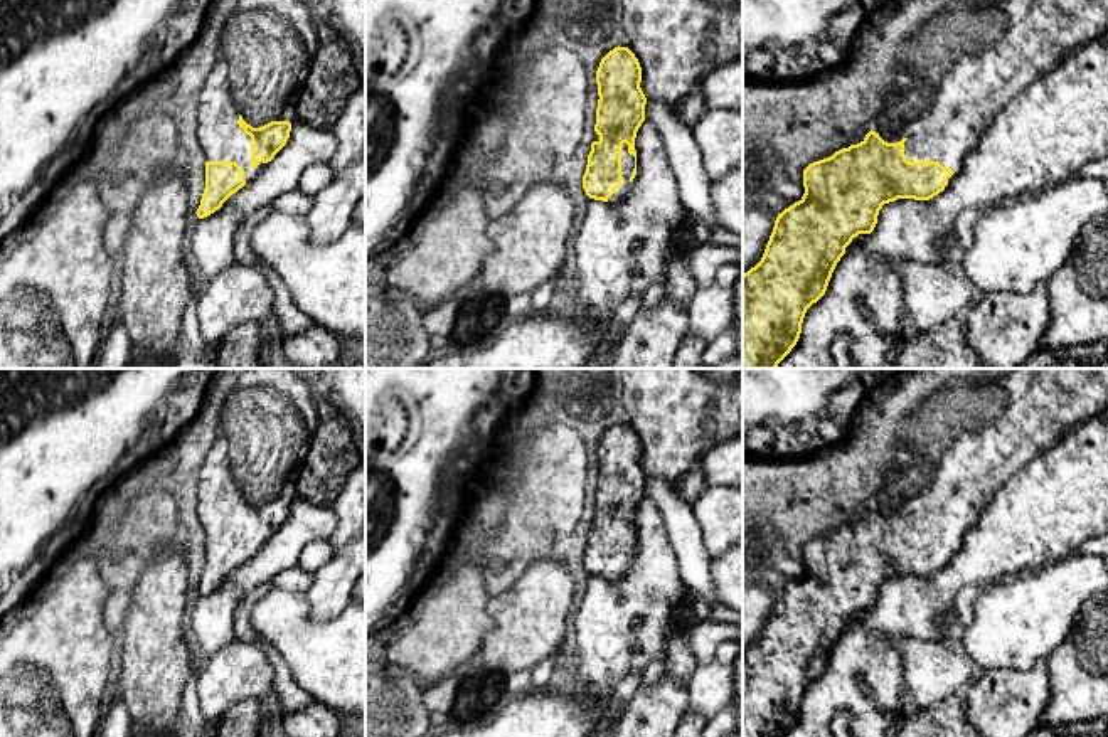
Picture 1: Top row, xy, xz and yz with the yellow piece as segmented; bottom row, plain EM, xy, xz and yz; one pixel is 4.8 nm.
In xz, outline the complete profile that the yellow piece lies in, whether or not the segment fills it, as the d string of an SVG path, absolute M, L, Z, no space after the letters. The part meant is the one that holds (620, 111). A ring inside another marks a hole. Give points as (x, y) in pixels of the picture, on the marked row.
M618 45L601 59L596 71L596 135L583 175L589 199L620 204L631 188L637 175L635 138L647 104L640 82L640 62L628 47Z

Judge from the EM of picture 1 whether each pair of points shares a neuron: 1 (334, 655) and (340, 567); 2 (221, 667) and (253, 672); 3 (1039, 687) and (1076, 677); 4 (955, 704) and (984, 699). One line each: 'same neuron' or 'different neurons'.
1: different neurons
2: same neuron
3: different neurons
4: different neurons

